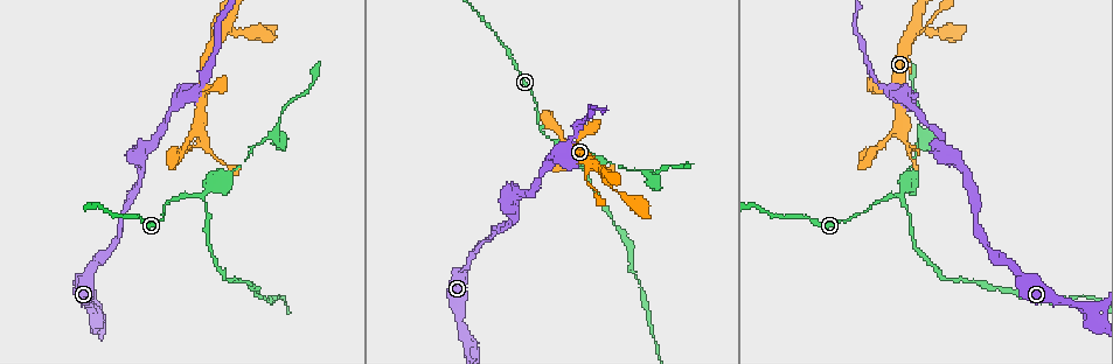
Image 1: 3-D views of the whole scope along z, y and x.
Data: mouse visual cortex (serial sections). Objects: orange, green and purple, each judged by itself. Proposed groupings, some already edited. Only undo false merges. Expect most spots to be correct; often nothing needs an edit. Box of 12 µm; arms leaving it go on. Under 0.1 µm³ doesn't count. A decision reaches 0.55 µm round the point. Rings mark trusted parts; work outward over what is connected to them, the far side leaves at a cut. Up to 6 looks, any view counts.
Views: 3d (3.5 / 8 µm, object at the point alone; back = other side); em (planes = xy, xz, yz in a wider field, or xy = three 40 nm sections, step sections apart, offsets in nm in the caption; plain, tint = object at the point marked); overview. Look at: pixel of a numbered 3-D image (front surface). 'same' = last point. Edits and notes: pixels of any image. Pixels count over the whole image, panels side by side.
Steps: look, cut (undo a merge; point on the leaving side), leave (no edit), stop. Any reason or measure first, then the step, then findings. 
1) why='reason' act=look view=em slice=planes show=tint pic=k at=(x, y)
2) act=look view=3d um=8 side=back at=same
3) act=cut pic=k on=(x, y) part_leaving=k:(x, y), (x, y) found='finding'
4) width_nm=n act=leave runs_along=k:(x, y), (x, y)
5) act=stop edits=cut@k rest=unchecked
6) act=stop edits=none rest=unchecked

why='thin neck' act=look view=3d um=3.5 pic=1 at=(201, 127)

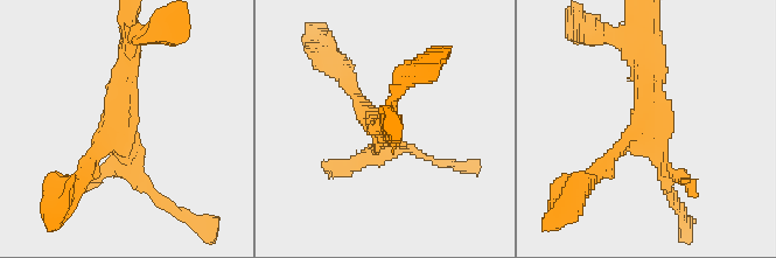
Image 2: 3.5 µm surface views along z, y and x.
act=leave runs_along=2:(644, 46), (644, 125), (593, 175) found='all the same cell'

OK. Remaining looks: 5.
act=look view=3d um=8 pic=1 at=(139, 150)

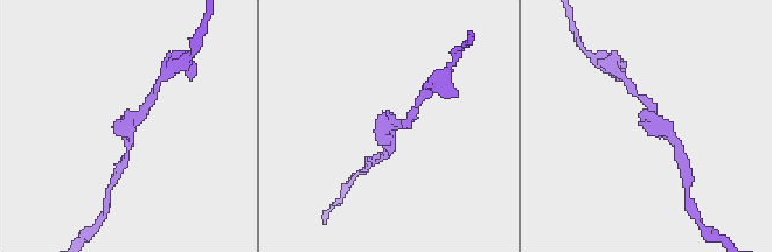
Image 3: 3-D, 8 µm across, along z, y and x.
arm_widths_nm=250,250 why='shape alone is not enough' act=look view=em slice=xy step=1 show=tint pic=3 at=(126, 125)

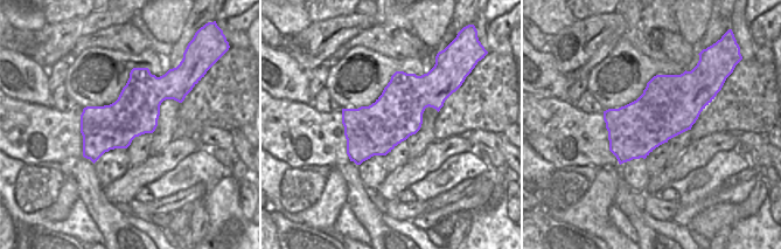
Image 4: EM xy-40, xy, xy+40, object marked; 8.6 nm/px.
act=leave runs_along=3:(677, 144), (653, 124), (646, 102) found='one cell here'

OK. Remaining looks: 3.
act=look view=3d um=3.5 side=back pic=1 at=(466, 341)

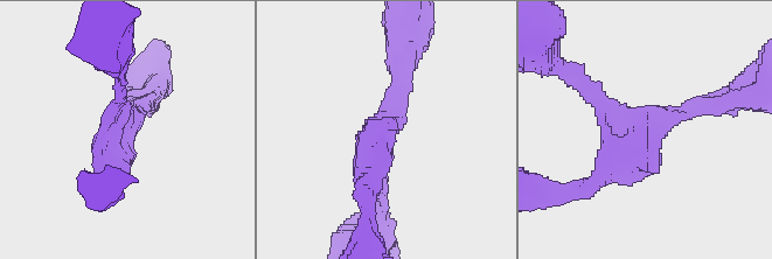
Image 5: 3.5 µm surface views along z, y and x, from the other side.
arms=4 arm_widths_nm=150,200,250,300 why='shape alone is not enough' act=look view=em slice=planes show=tint pic=5 at=(652, 126)

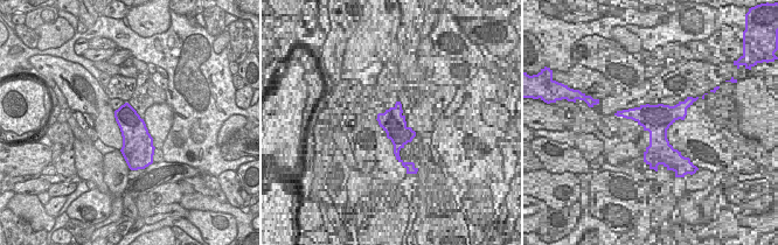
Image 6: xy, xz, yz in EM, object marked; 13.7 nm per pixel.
why='cut it another way' act=look view=em slice=xy step=1 show=tint at=same

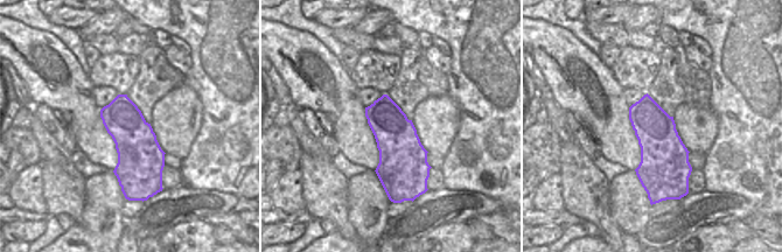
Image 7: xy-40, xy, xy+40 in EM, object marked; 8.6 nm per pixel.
act=leave runs_along=5:(717, 105), (660, 116), (598, 181) found='continuous, no second cell'

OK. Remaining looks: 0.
act=stop edits=none rest=unchecked

